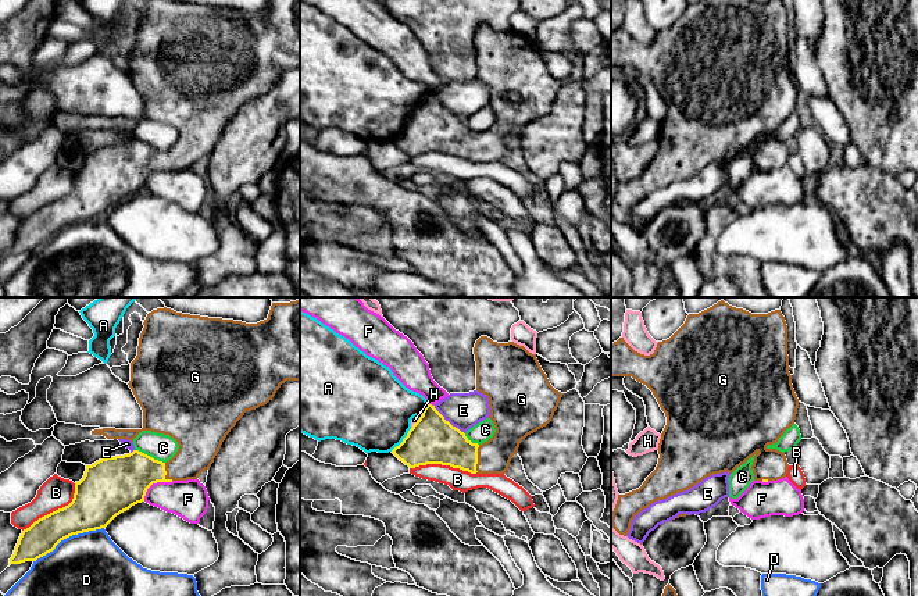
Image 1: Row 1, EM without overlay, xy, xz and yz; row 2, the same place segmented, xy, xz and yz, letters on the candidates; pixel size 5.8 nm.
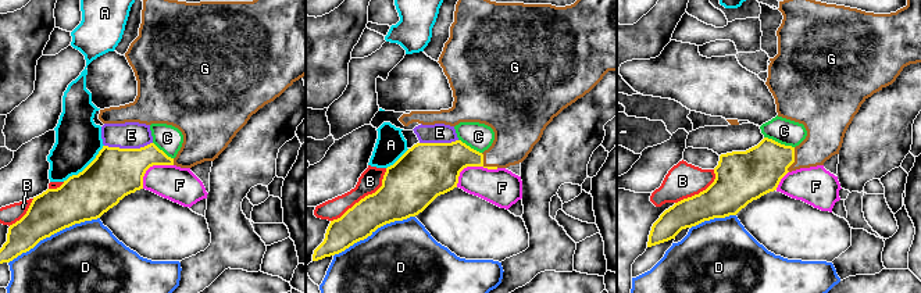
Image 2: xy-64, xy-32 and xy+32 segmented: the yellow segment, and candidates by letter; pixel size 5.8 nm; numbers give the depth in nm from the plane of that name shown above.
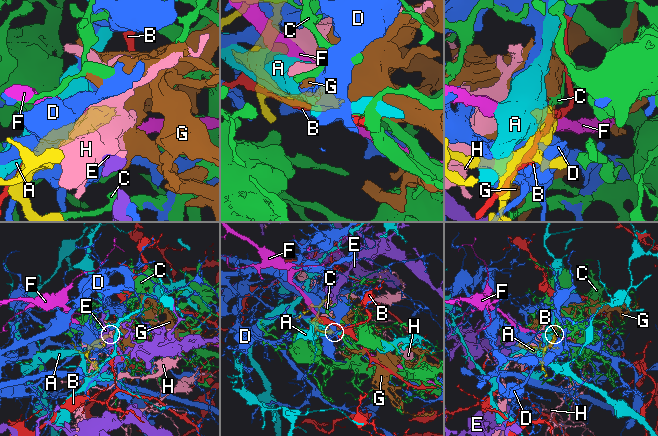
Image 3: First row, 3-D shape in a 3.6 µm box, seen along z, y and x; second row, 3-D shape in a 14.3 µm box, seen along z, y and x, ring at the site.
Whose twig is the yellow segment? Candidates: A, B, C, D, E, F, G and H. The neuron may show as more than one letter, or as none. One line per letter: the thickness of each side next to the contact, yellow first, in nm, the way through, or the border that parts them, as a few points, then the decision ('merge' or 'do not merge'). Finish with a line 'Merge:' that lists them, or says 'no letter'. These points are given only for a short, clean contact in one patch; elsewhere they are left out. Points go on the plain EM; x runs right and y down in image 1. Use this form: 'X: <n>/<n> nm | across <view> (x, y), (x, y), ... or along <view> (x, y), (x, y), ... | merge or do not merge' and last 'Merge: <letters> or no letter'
A: 280/460 nm | do not merge
B: 280/120 nm | do not merge
C: 320/160 nm | along xy (135, 138), (164, 152) | do not merge
D: 280/480 nm | do not merge
E: 280/200 nm | along xz (434, 95), (464, 122) | do not merge
F: 320/220 nm | do not merge
G: 260/190 nm | across xz (438, 131), (477, 147), (493, 145) | merge
H: 280/40 nm | do not merge
Merge: G

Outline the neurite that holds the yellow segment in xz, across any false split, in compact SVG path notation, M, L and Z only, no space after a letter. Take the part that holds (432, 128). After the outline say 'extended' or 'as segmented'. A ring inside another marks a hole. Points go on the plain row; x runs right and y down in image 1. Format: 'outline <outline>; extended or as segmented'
outline M487 25L476 29L474 43L476 79L489 88L489 107L494 113L494 124L482 133L472 132L464 121L446 110L435 94L428 93L403 131L392 139L410 157L442 153L471 163L506 163L519 132L551 110L564 82L550 74L536 43L514 31L497 32Z; extended

